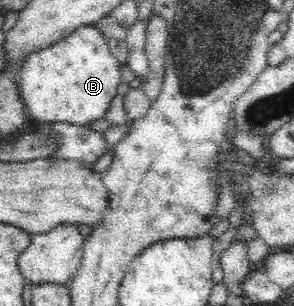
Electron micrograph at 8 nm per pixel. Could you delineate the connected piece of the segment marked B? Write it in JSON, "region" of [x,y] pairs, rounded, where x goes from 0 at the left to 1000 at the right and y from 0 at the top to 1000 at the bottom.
{"region":[[[313,82],[279,85],[204,137],[95,176],[85,216],[68,229],[58,258],[68,314],[102,395],[231,399],[252,412],[306,415],[327,392],[347,392],[374,353],[374,333],[395,314],[401,281],[415,271],[408,216],[412,209],[378,180],[350,111]]]}

